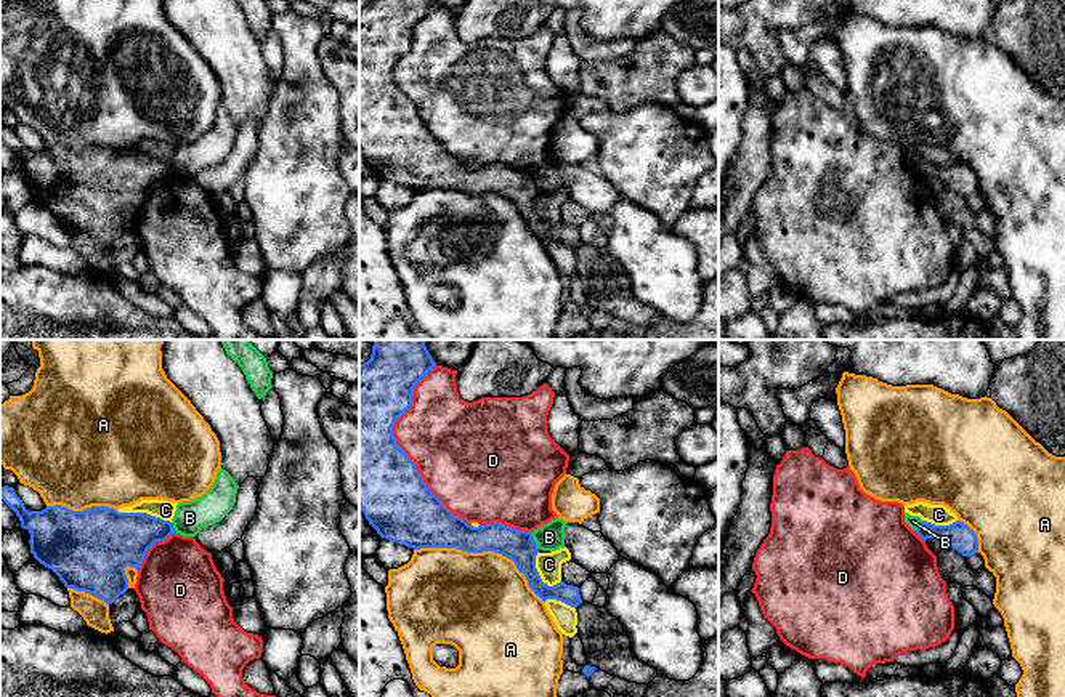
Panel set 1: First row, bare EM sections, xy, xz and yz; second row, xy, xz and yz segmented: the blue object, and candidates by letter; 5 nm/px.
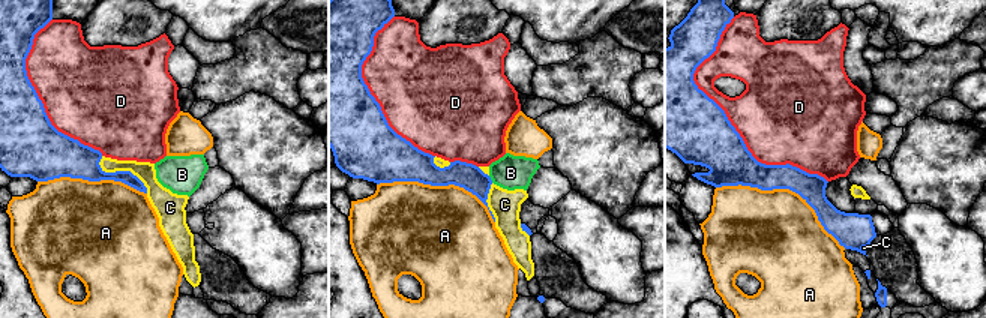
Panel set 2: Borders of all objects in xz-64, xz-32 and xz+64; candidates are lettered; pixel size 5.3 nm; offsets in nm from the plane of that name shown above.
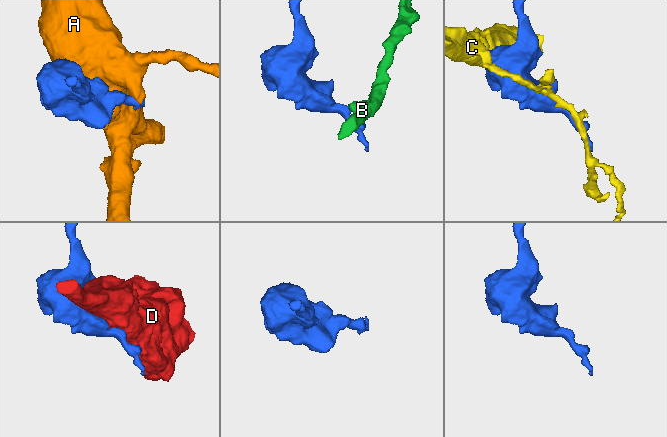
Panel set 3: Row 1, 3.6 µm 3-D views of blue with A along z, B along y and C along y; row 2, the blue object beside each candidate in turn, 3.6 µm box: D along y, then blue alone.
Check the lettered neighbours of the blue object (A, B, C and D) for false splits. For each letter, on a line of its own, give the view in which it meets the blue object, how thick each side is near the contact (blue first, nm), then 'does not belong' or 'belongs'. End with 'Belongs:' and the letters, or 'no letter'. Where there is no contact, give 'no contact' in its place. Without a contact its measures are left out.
A: xz | 190/480 nm | does not belong
B: xz | 160/140 nm | does not belong
C: xy | 340/100 nm | does not belong
D: xz | 440/420 nm | does not belong
Belongs: no letter

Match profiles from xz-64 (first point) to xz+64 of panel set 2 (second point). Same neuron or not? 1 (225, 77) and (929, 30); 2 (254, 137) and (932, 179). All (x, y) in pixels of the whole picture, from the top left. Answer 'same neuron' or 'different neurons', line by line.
1: different neurons
2: same neuron

